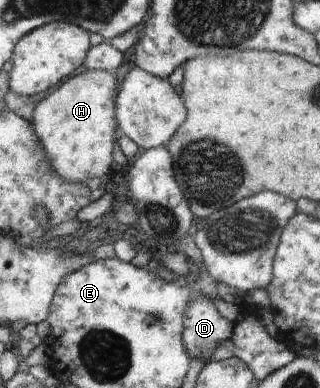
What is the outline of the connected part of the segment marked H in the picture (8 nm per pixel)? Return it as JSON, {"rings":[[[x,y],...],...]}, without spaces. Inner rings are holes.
{"rings":[[[86,70],[71,76],[67,82],[60,84],[59,88],[51,92],[47,98],[36,104],[32,116],[32,125],[35,134],[43,145],[44,152],[48,154],[52,167],[62,179],[69,182],[86,183],[89,178],[100,178],[112,168],[113,146],[115,146],[115,130],[117,119],[115,116],[117,79],[116,74],[107,71]]]}

